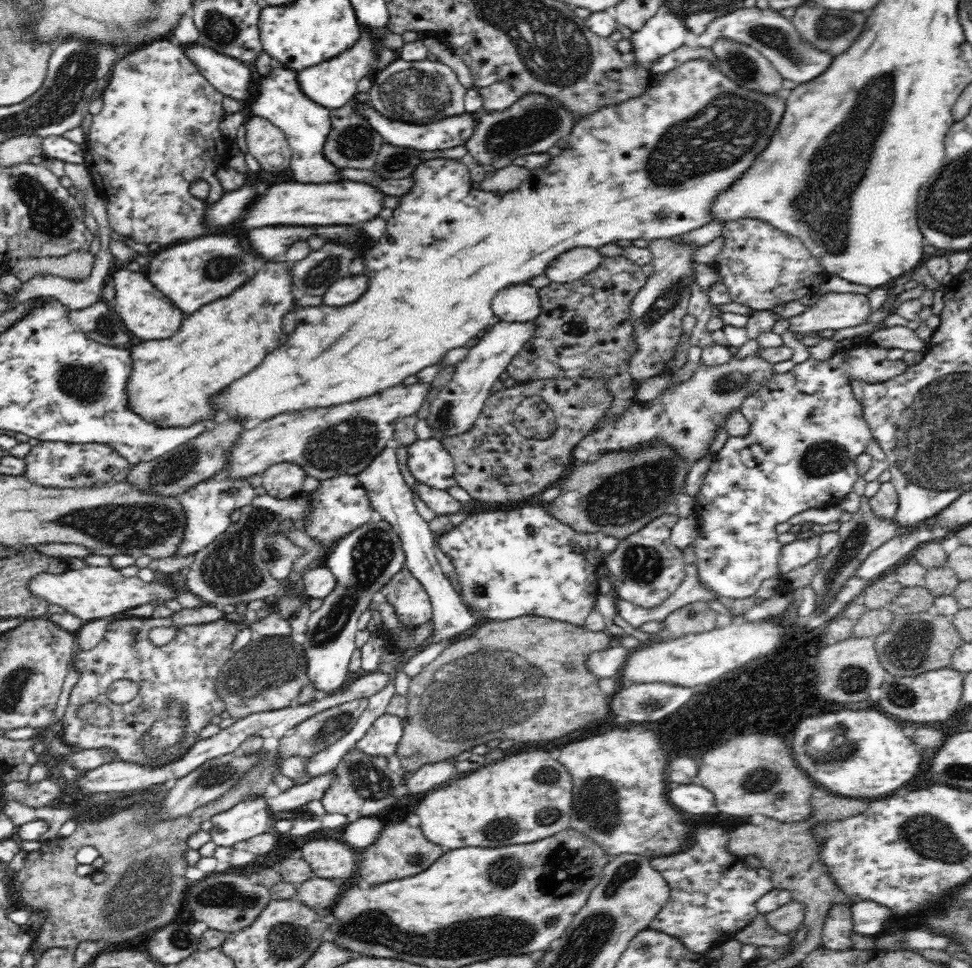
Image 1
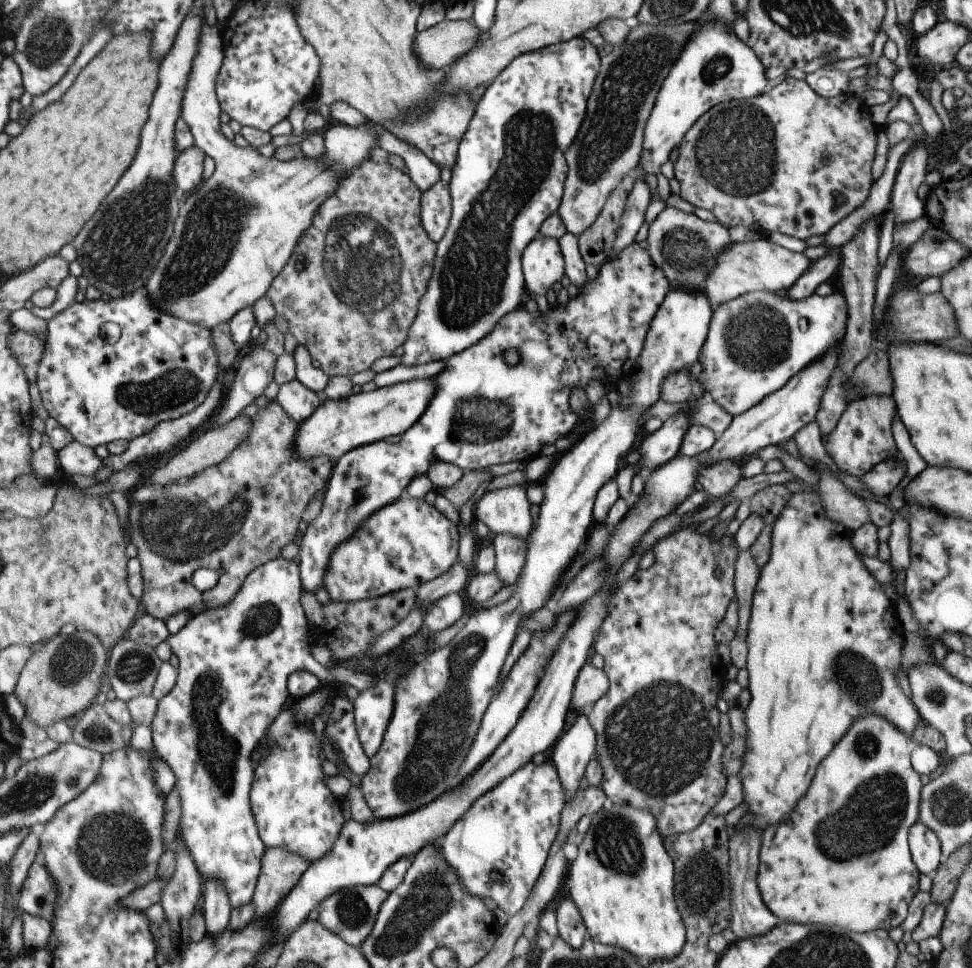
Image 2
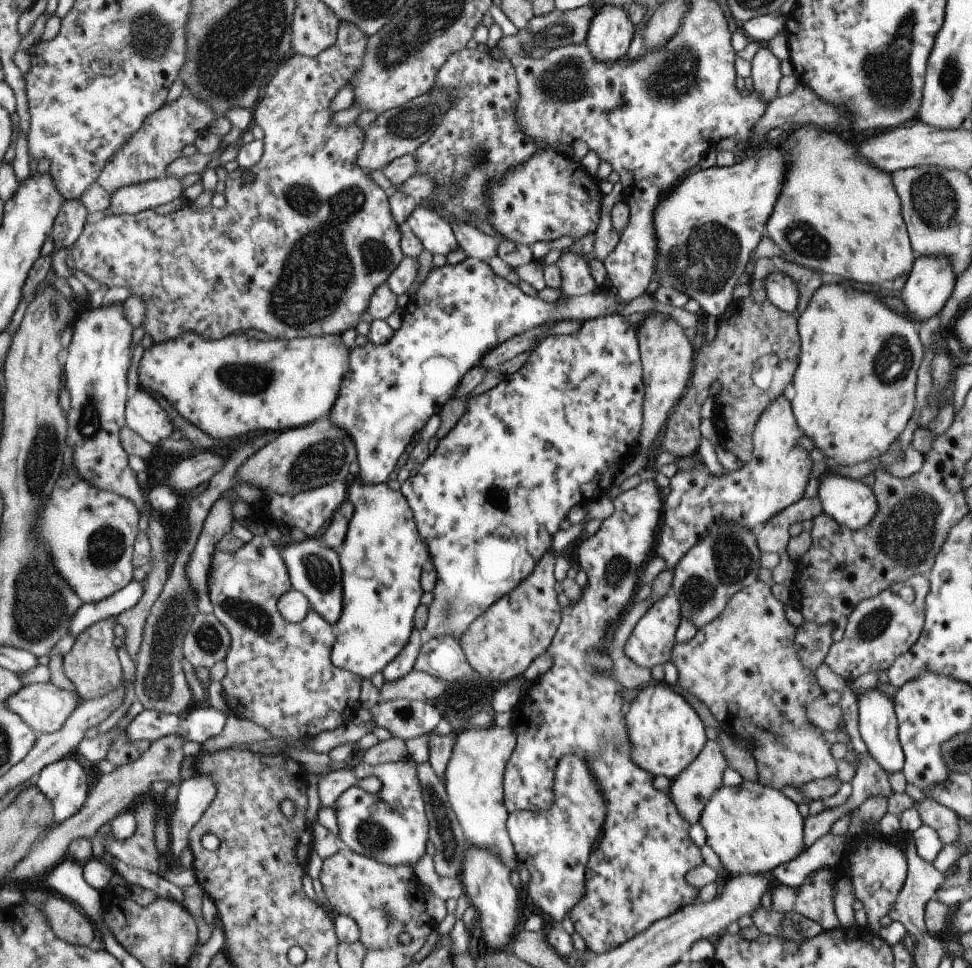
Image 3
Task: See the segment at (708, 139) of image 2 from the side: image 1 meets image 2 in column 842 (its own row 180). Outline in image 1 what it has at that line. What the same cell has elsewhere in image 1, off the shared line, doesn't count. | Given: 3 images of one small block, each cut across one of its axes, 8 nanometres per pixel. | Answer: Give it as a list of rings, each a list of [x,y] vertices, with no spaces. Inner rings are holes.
[[[170,38],[152,41],[148,44],[140,46],[138,52],[122,58],[116,62],[114,70],[112,70],[112,80],[107,87],[102,90],[99,95],[102,98],[104,107],[99,114],[93,116],[87,141],[84,142],[85,165],[88,167],[93,178],[93,184],[103,197],[106,203],[109,225],[112,232],[116,232],[123,237],[130,237],[136,242],[149,245],[158,242],[161,246],[172,246],[178,244],[178,240],[186,240],[186,238],[205,237],[212,234],[211,230],[204,227],[204,208],[208,204],[218,202],[224,194],[227,193],[225,188],[220,184],[218,177],[214,176],[216,170],[224,164],[224,156],[229,152],[230,141],[228,141],[222,133],[220,133],[220,122],[224,121],[225,111],[223,108],[223,98],[225,97],[218,89],[215,89],[204,75],[200,74],[198,66],[194,65],[190,59],[184,54],[181,46],[177,46]],[[195,180],[205,180],[210,185],[210,190],[206,201],[194,199],[190,193],[190,184]]]

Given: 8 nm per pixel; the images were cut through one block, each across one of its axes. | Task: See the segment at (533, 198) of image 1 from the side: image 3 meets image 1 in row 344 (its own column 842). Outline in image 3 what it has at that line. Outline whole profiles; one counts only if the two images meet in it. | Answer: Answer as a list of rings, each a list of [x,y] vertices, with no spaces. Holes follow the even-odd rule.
[[[828,278],[828,281],[823,283],[810,296],[805,310],[803,310],[796,320],[796,325],[800,338],[800,351],[798,363],[792,376],[789,399],[793,416],[795,417],[797,426],[802,432],[802,436],[811,438],[815,443],[814,448],[820,448],[825,453],[825,458],[832,460],[832,464],[851,466],[852,464],[857,464],[857,462],[867,461],[870,464],[876,462],[878,456],[883,454],[889,444],[896,440],[897,436],[901,434],[913,410],[915,402],[915,372],[917,372],[917,368],[919,368],[919,362],[921,362],[921,358],[923,358],[924,350],[924,346],[920,343],[918,337],[917,326],[909,319],[902,317],[900,313],[895,314],[895,312],[891,312],[891,310],[881,302],[881,298],[879,298],[877,294],[855,290],[855,288],[851,288],[851,286],[845,286],[845,284],[835,282],[835,280],[831,278]]]

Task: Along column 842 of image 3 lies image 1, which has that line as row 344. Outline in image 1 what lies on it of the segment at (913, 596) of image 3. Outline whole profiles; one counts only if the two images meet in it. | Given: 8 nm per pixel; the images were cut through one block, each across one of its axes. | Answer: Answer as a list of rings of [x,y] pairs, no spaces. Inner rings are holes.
[[[654,239],[650,242],[648,248],[652,252],[653,259],[651,263],[654,265],[655,271],[652,276],[647,278],[646,284],[636,293],[632,298],[630,304],[630,312],[627,313],[627,324],[631,326],[632,341],[636,343],[632,356],[628,358],[628,374],[634,379],[634,382],[639,385],[641,382],[658,376],[664,372],[664,366],[670,358],[674,358],[677,350],[676,344],[679,344],[682,337],[682,318],[688,314],[688,298],[690,298],[690,291],[688,291],[688,284],[690,284],[690,276],[692,276],[692,255],[697,251],[697,248],[689,248],[685,244],[677,244],[672,239]]]

